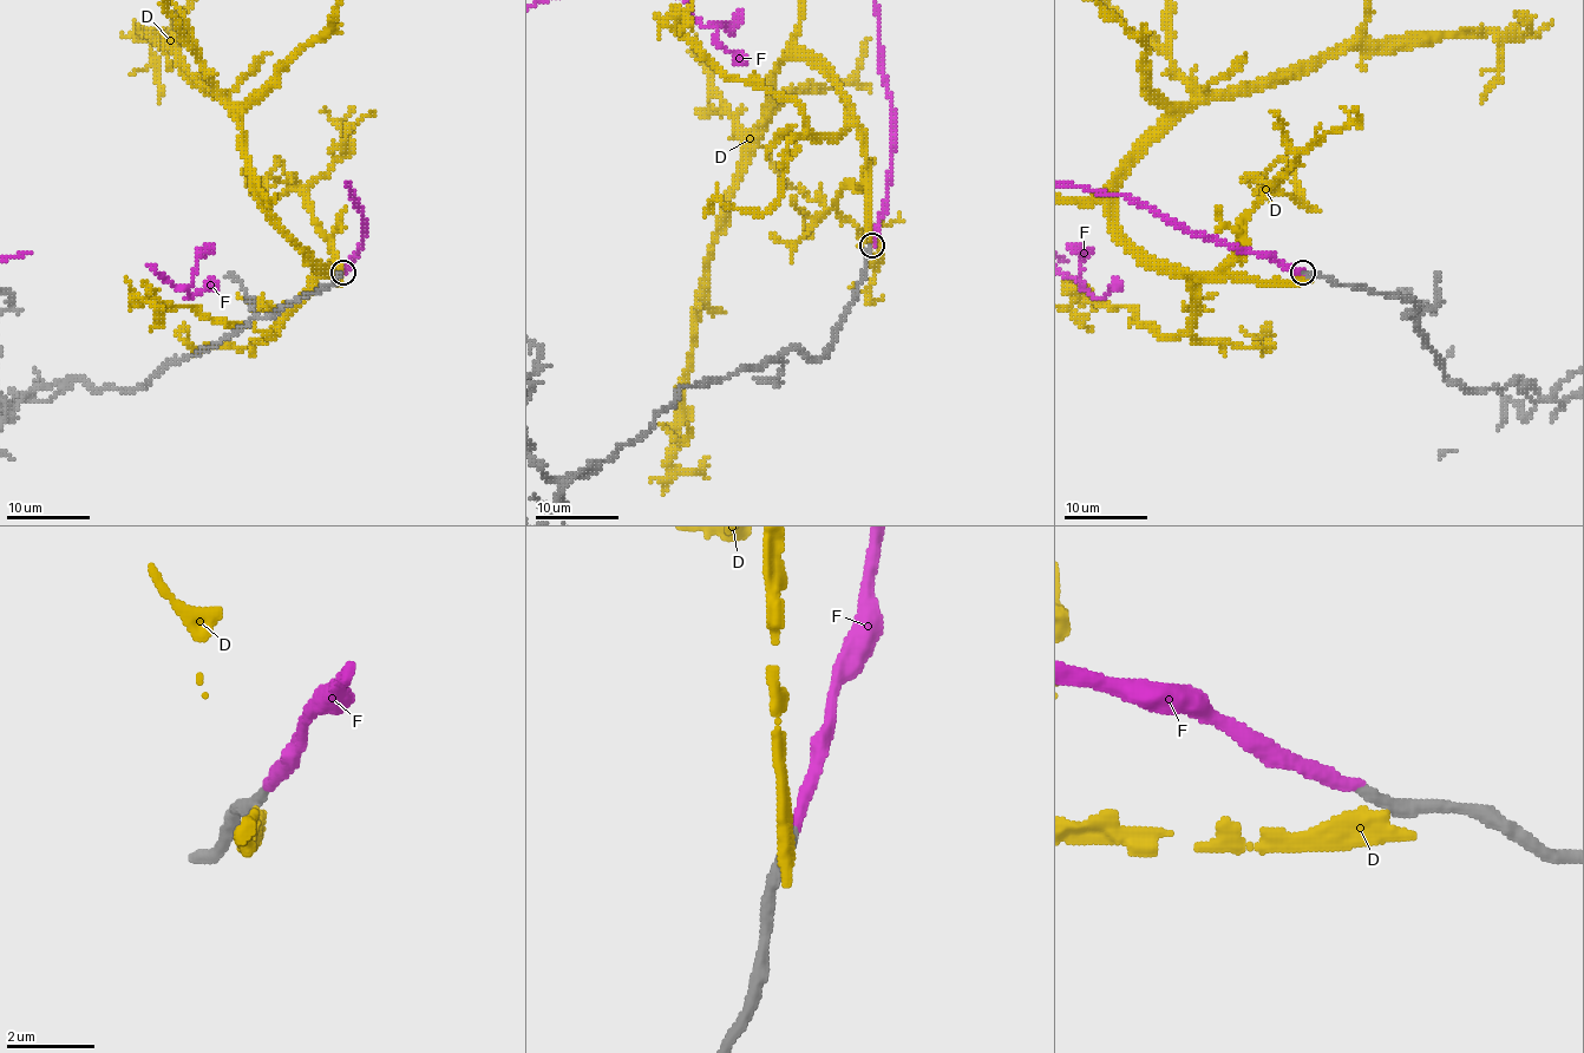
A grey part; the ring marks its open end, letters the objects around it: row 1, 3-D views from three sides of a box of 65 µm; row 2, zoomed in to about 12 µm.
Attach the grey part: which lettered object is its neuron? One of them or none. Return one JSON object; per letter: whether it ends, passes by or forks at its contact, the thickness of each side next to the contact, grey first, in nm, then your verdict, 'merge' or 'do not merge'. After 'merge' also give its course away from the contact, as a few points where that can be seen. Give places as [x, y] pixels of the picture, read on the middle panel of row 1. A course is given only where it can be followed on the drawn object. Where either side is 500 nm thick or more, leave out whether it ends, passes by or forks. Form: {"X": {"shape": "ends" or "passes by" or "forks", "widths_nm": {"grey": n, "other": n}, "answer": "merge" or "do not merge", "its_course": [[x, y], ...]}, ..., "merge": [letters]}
{"D": {"shape": "ends", "widths_nm": {"grey": 360, "other": 480}, "answer": "do not merge"}, "F": {"shape": "ends", "widths_nm": {"grey": 280, "other": 240}, "answer": "merge"}, "merge": ["F"]}

